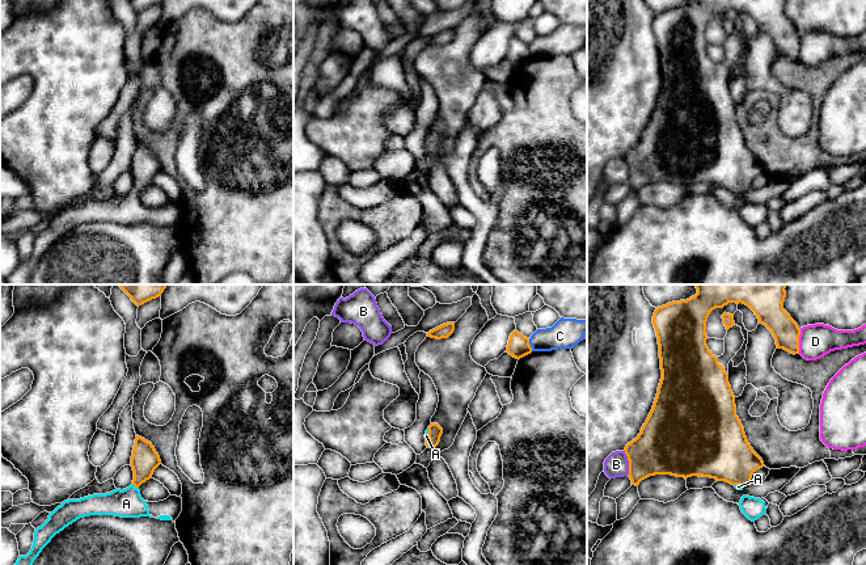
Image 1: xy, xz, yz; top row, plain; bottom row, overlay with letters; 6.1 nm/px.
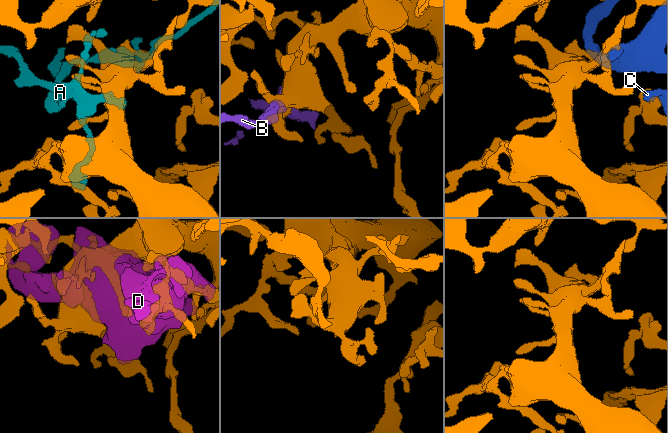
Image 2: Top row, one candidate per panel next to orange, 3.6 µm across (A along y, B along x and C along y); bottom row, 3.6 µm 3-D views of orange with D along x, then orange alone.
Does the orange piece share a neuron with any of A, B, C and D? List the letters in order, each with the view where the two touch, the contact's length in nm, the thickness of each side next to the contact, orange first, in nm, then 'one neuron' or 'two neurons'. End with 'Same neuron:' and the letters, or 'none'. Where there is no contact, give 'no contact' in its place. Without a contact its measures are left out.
A: xy | 50 nm | 170/180 nm | one neuron
B: yz | 160 nm | 360/150 nm | two neurons
C: xz | 80 nm | 130/180 nm | two neurons
D: yz | 150 nm | 170/200 nm | two neurons
Same neuron: A

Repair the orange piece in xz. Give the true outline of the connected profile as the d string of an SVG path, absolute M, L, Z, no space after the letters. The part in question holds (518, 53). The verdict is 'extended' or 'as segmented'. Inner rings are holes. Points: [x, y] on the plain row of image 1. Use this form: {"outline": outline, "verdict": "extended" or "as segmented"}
{"outline": "M514 37L510 42L506 58L516 66L520 66L531 60L532 54L529 51L529 45L524 43L518 37Z", "verdict": "as segmented"}

